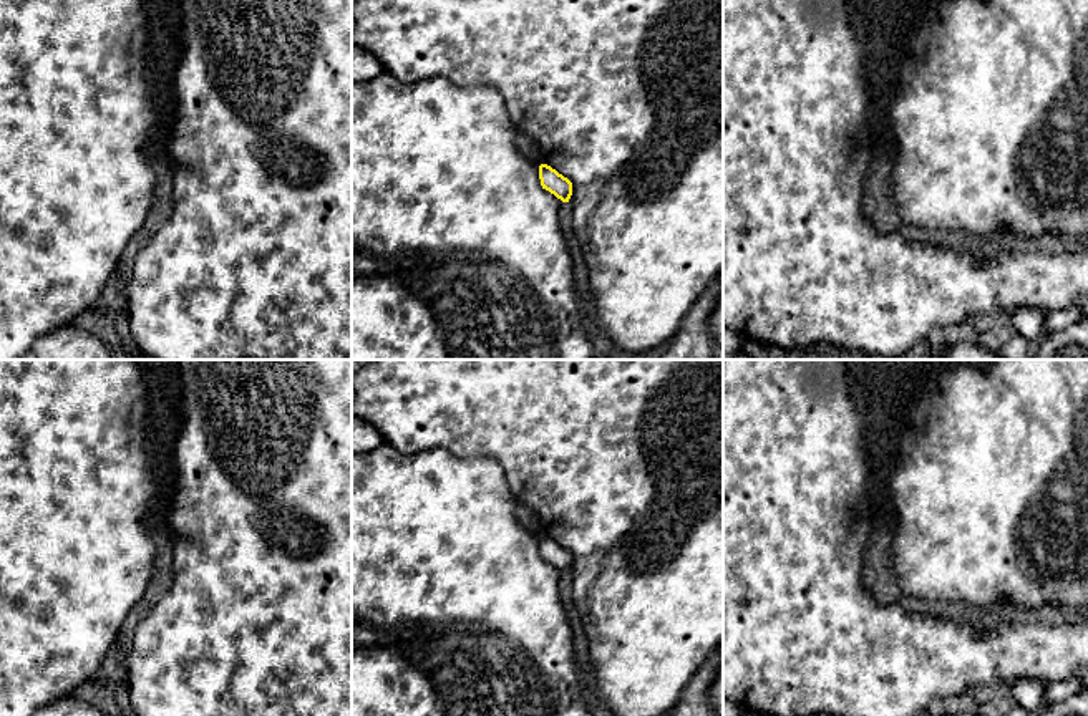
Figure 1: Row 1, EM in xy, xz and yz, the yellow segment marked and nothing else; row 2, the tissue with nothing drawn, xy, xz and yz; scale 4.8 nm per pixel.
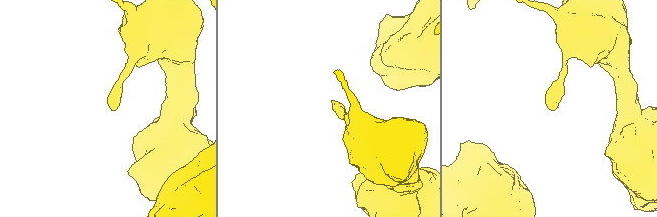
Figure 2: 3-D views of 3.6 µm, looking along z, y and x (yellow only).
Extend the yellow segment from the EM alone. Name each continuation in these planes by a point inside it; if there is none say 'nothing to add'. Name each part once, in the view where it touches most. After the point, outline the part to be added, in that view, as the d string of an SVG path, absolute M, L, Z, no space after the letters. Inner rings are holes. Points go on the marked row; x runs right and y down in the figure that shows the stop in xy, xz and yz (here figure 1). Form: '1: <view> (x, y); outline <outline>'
nothing to add

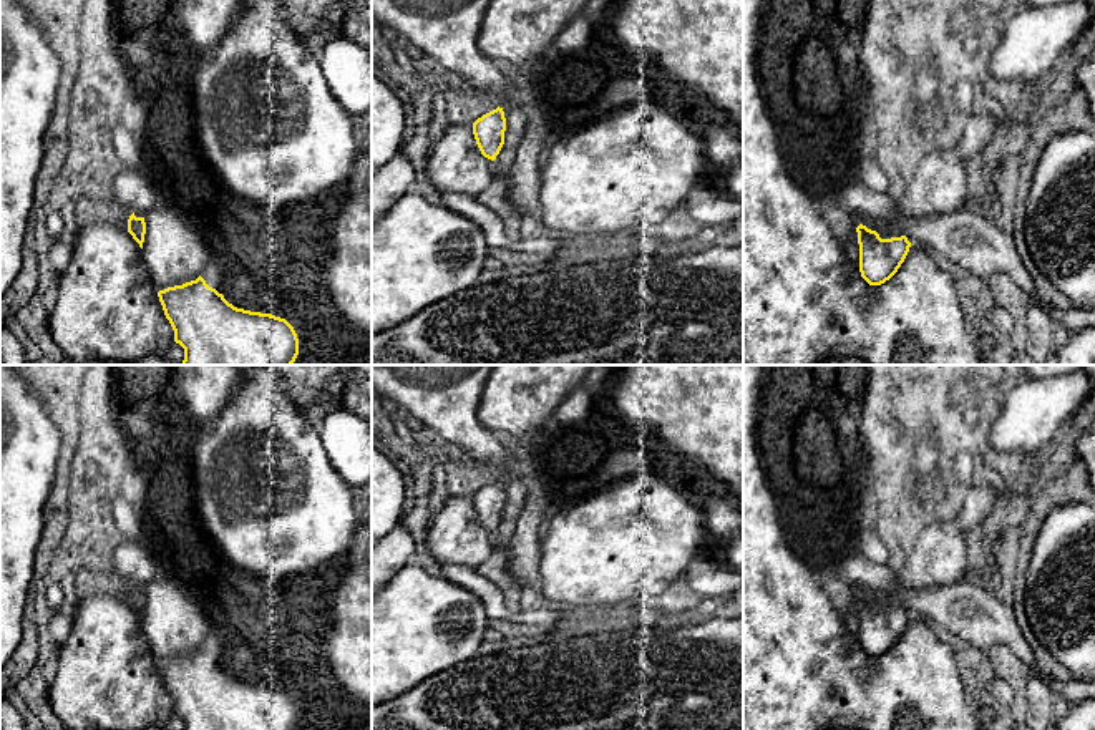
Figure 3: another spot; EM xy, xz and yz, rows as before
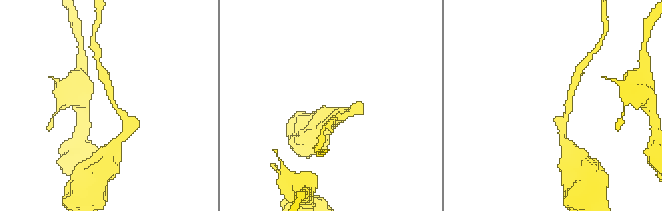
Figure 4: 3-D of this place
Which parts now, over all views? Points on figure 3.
1: xy (213, 274); outline M209 257L207 265L201 272L201 277L209 287L216 289L221 294L222 269L216 257Z

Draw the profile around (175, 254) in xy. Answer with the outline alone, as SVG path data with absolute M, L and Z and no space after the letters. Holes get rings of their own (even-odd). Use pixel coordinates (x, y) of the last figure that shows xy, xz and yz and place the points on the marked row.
M159 202L144 214L144 222L143 260L156 292L196 280L211 256L187 221Z

